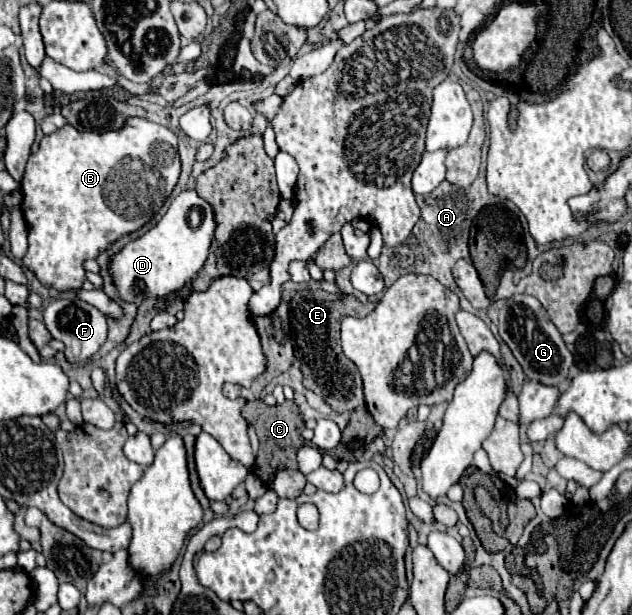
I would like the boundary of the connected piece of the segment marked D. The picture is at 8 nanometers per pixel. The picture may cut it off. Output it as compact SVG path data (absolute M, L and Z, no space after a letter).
M193 189L177 195L163 219L151 231L127 243L127 247L113 257L111 275L119 287L121 299L141 303L149 297L163 297L185 287L185 283L195 279L205 265L215 229L215 213L205 199Z

